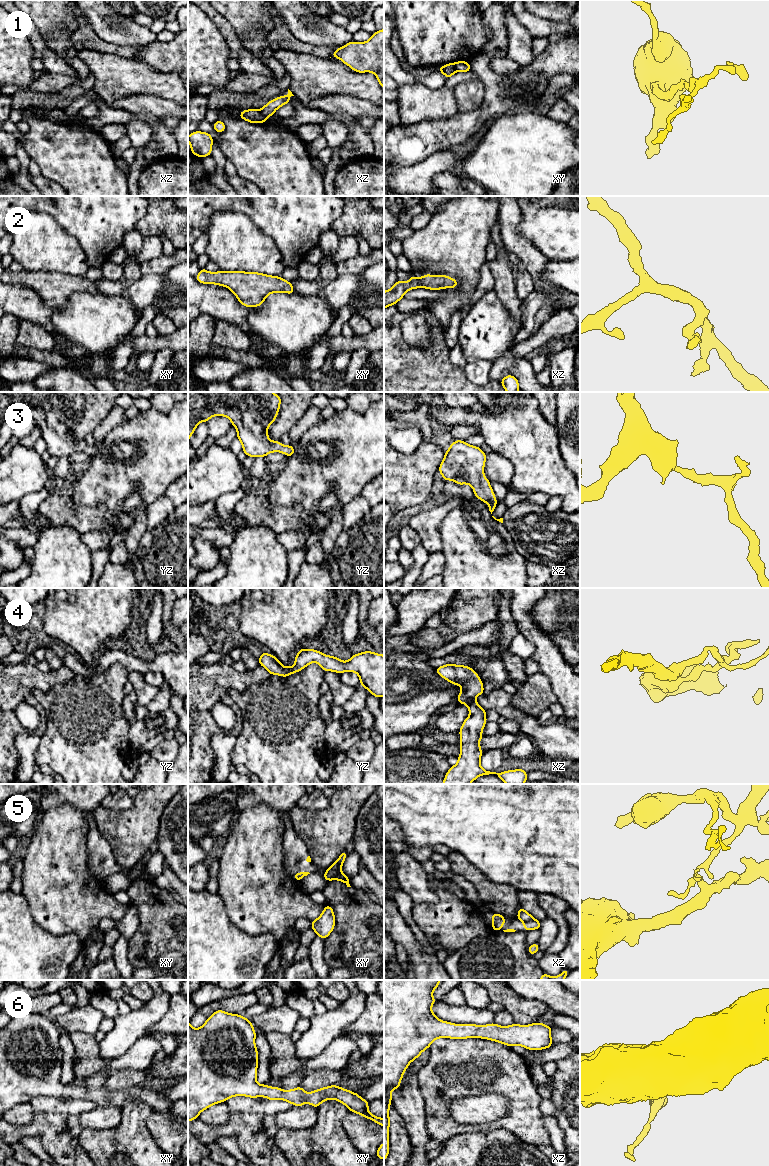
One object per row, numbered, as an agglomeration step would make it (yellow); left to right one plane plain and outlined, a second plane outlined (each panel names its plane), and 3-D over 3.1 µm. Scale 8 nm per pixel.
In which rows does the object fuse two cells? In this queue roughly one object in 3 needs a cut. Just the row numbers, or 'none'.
1, 5

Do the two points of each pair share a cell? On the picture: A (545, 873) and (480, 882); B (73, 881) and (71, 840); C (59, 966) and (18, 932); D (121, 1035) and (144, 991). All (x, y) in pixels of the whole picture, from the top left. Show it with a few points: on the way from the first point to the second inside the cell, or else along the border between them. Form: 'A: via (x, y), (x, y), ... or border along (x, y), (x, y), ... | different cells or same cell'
A: border along (473, 865), (490, 880), (513, 886) | different cells
B: via (71, 871), (71, 850) | same cell
C: via (49, 963), (28, 942) | same cell
D: border along (152, 990), (152, 995), (144, 1002) | different cells

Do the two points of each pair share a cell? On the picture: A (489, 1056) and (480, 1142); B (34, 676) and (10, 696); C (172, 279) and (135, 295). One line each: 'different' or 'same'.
A: different
B: same
C: same

